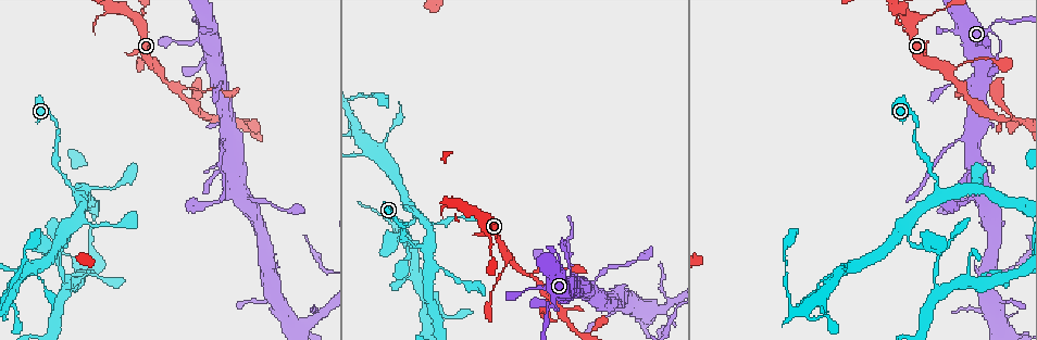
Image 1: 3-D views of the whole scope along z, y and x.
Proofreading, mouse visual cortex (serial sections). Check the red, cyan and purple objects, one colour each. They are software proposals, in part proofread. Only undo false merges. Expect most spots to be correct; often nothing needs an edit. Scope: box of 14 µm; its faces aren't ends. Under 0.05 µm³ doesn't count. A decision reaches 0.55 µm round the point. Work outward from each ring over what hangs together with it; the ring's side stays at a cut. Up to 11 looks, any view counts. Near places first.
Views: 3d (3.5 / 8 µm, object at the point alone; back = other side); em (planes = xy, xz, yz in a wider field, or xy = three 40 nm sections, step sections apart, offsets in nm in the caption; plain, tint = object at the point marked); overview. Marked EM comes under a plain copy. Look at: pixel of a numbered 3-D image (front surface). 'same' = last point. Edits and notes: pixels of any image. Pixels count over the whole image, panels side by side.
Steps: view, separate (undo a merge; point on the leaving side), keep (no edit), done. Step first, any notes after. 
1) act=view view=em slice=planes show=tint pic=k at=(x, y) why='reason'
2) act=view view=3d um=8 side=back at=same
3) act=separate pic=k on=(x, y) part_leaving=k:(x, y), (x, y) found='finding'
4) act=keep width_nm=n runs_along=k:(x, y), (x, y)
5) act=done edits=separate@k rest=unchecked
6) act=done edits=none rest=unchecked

act=view view=3d um=3.5 pic=1 at=(524, 271) why='three-way junction'

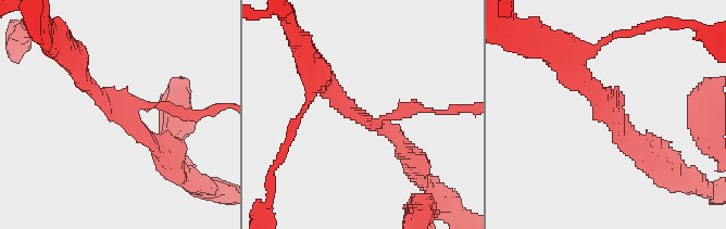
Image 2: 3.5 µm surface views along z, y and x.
act=view view=em slice=planes show=tint pic=2 at=(610, 106) arms=3 arm_widths_nm=150,200,250 why='shape alone is not enough'

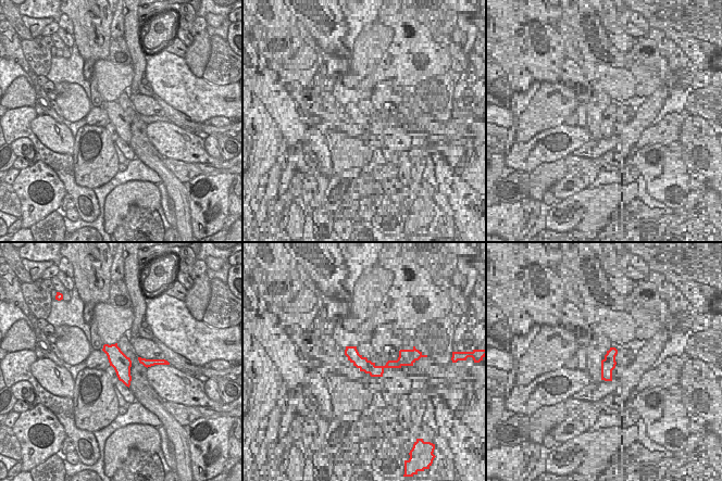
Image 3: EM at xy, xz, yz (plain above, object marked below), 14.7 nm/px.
act=keep found='all the same cell'

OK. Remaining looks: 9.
act=view view=3d um=3.5 pic=1 at=(57, 261) why='thick turns thin'

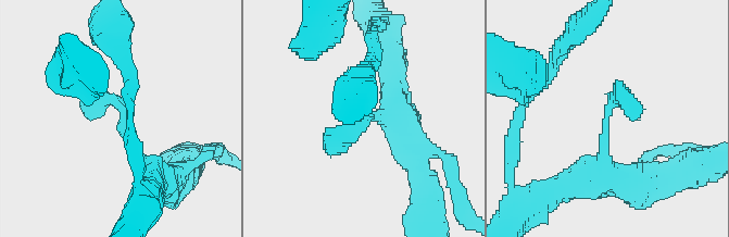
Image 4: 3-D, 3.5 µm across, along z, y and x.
act=view view=em slice=xy step=5 show=tint pic=4 at=(368, 120) why='shape alone is not enough'

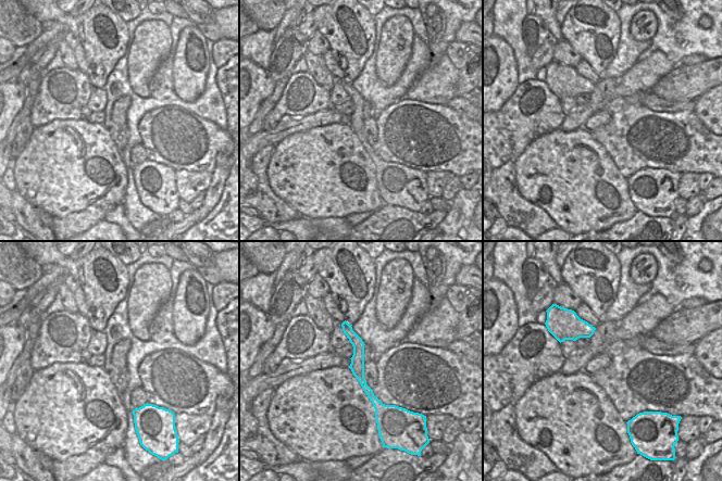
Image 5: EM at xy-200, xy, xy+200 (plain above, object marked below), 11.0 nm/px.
act=keep runs_along=5:(345, 325), (358, 344), (360, 378), (378, 406) found='continuous, no second cell'

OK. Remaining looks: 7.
act=view view=3d um=3.5 pic=1 at=(428, 225) why='three arms meet'

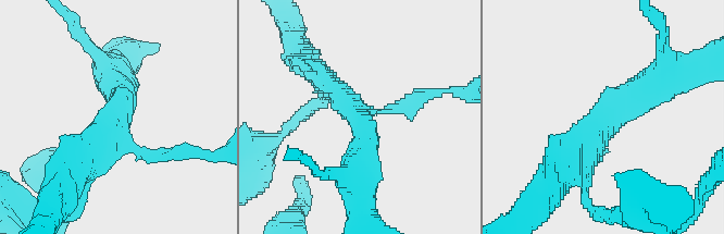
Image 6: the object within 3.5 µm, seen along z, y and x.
act=view view=em slice=xy step=2 show=tint pic=6 at=(111, 127) arms=3 arm_widths_nm=150,350,450 why='now the EM'

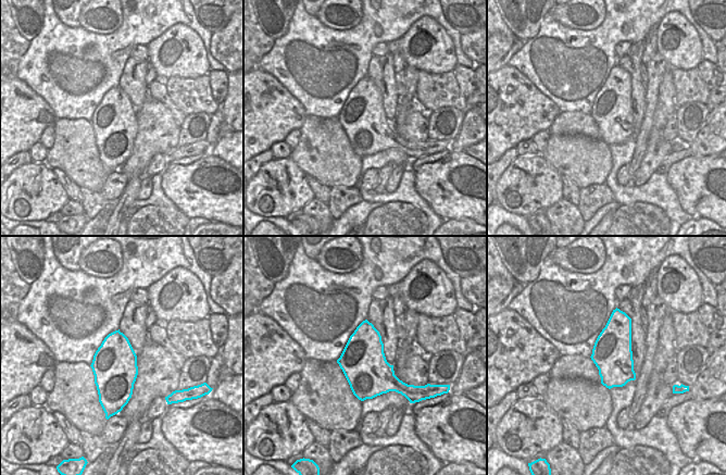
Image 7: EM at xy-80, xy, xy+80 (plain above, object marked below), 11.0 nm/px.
act=keep runs_along=6:(654, 86), (621, 102), (560, 180) found='one cell here'

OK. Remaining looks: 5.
act=view view=3d um=3.5 pic=1 at=(967, 139) why='calibre changes'

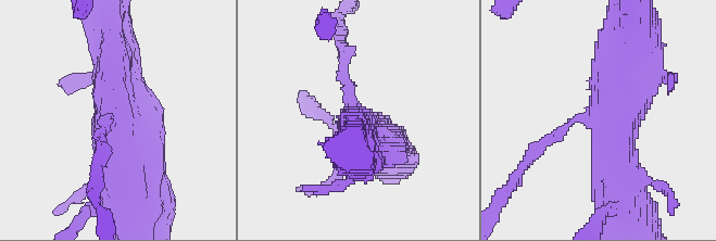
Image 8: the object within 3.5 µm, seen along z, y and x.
act=view view=em slice=planes show=tint pic=8 at=(112, 116)

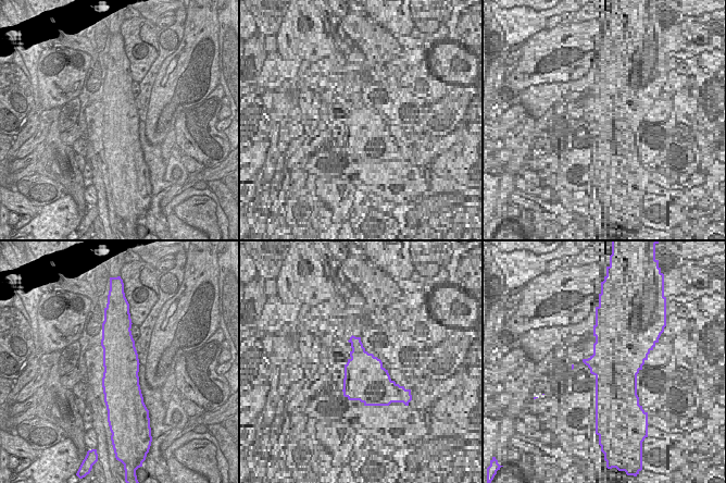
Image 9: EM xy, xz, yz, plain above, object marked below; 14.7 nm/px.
act=view view=em slice=xy step=5 show=tint at=same why='another direction'

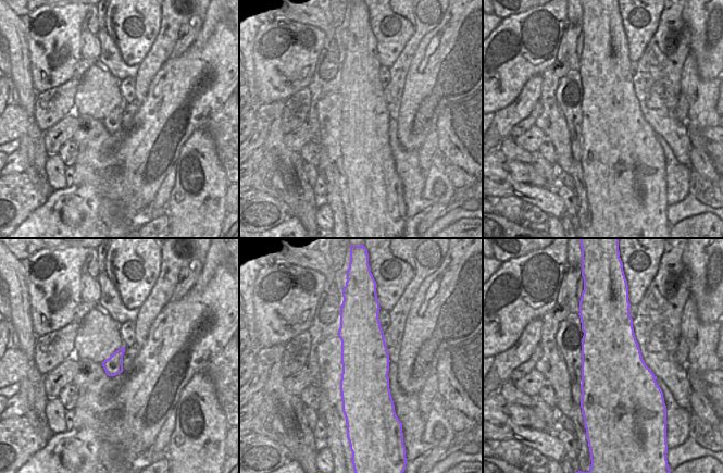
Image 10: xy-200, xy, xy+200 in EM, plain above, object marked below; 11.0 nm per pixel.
act=keep runs_along=8:(111, 50), (117, 164), (127, 194) found='all the same cell'

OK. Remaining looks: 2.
act=done edits=none rest=unchecked

